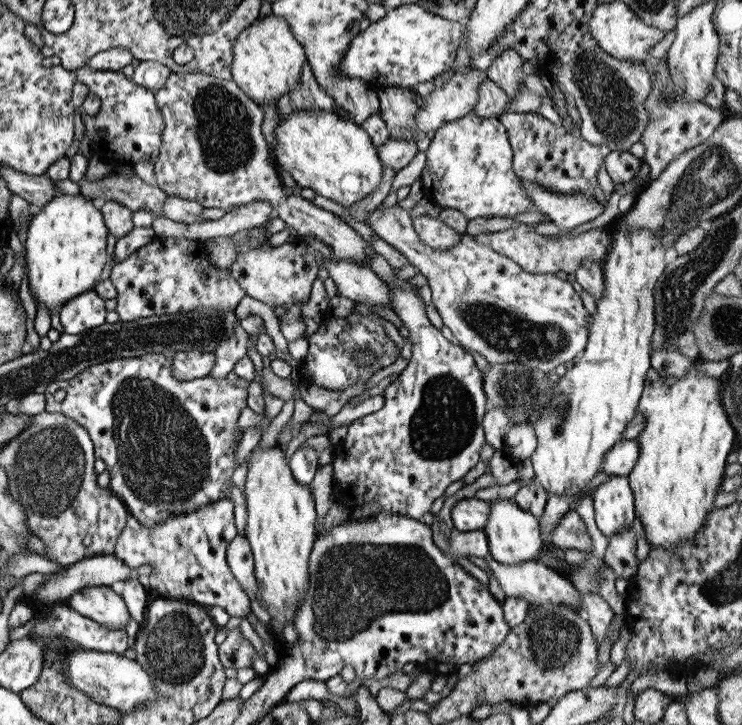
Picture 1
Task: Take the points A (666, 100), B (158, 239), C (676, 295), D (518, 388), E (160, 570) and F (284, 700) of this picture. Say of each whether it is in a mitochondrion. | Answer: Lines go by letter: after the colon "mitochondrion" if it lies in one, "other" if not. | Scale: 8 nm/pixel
A: mitochondrion
B: other
C: mitochondrion
D: mitochondrion
E: other
F: other

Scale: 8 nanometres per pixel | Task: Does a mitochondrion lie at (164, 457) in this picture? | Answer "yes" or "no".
yes

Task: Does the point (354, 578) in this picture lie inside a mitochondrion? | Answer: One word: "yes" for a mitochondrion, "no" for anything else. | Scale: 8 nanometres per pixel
yes

